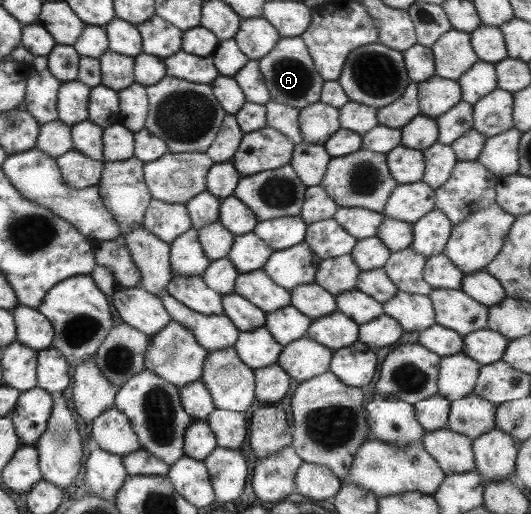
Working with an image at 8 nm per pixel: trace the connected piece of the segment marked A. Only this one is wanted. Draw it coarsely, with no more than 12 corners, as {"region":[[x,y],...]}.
{"region":[[300,36],[256,63],[269,100],[319,102],[324,79]]}

